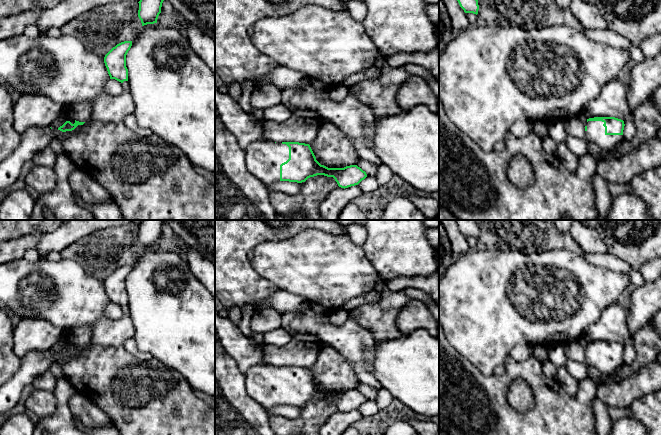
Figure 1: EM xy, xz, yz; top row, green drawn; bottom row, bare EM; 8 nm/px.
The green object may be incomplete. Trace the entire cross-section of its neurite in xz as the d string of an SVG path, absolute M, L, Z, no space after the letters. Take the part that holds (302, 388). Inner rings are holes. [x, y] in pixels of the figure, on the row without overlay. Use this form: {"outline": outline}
{"outline": "M257 365L245 374L246 392L265 409L278 405L302 407L317 399L333 401L341 412L358 409L367 401L357 389L328 392L321 389L309 368Z"}

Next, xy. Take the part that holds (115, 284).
{"outline": "M124 265L113 271L104 281L110 303L121 307L128 305L128 293L126 291L126 279L132 270L132 265Z"}

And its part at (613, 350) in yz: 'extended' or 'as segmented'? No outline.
extended

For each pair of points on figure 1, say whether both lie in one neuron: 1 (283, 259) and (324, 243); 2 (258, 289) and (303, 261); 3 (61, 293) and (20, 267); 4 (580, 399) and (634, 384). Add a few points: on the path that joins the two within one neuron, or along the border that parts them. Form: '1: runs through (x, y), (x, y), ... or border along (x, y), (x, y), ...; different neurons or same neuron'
1: runs through (293, 259), (308, 259), (314, 253); same neuron
2: border along (252, 266), (259, 274), (271, 281), (279, 289); different neurons
3: runs through (55, 281), (41, 267), (32, 267); same neuron
4: border along (595, 391), (596, 396); different neurons

